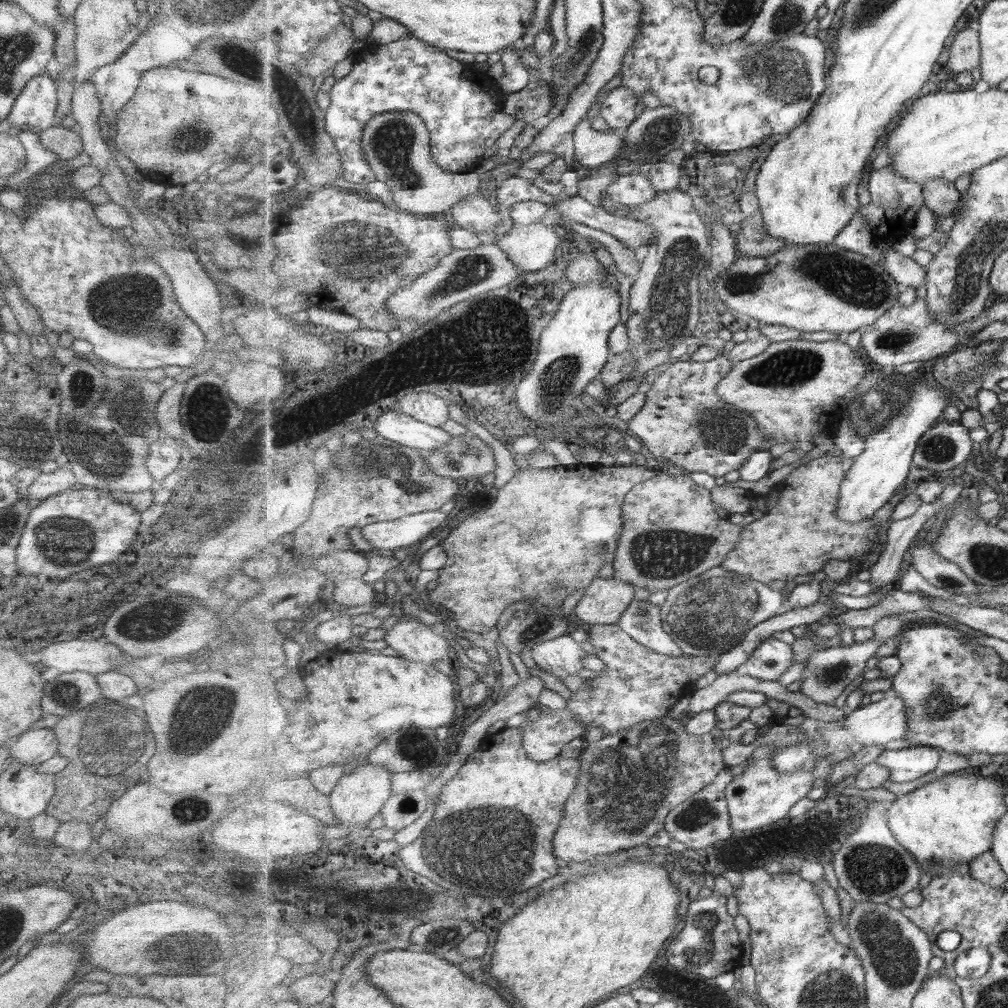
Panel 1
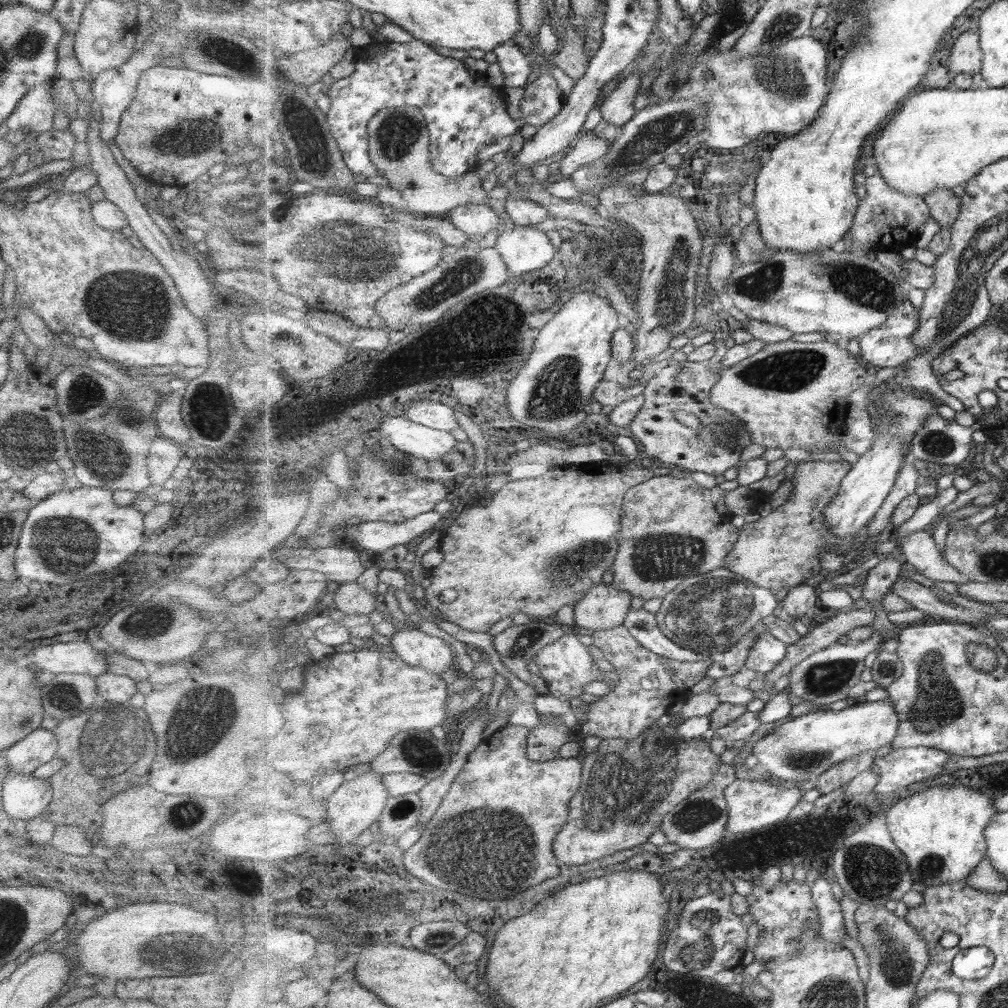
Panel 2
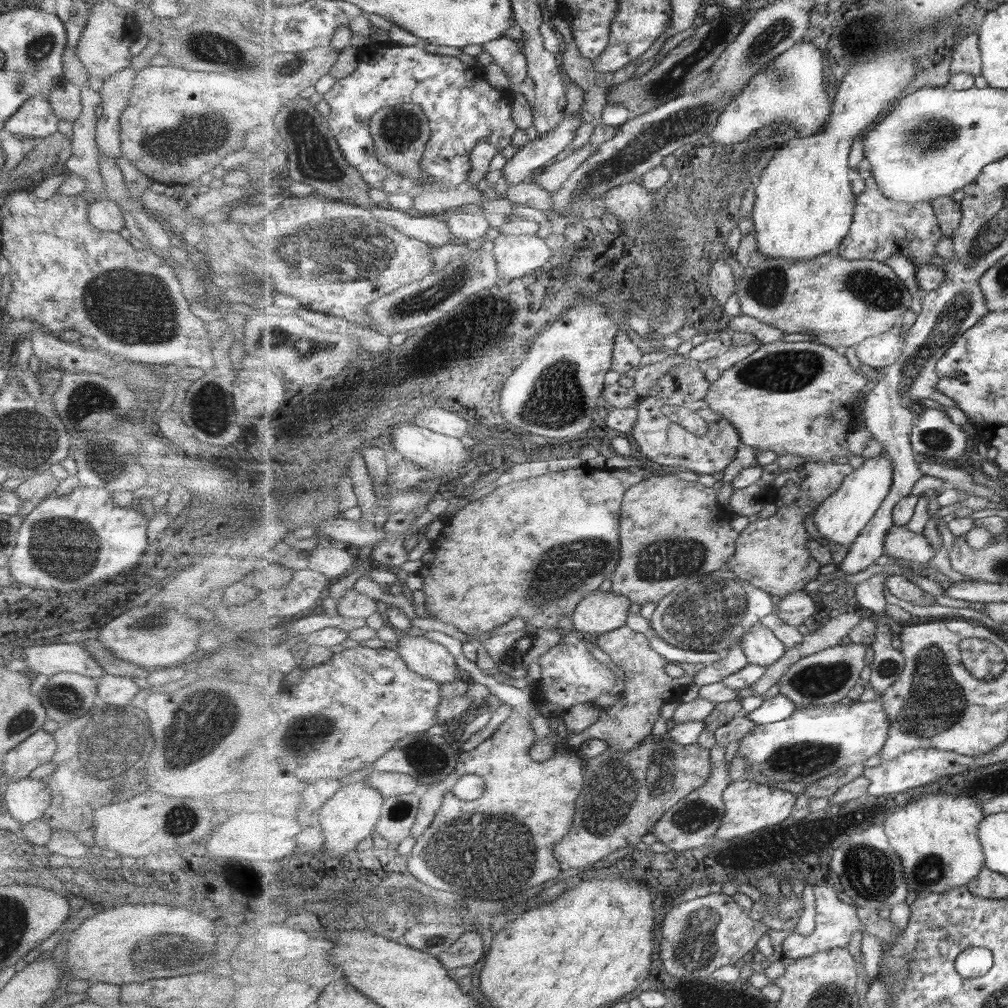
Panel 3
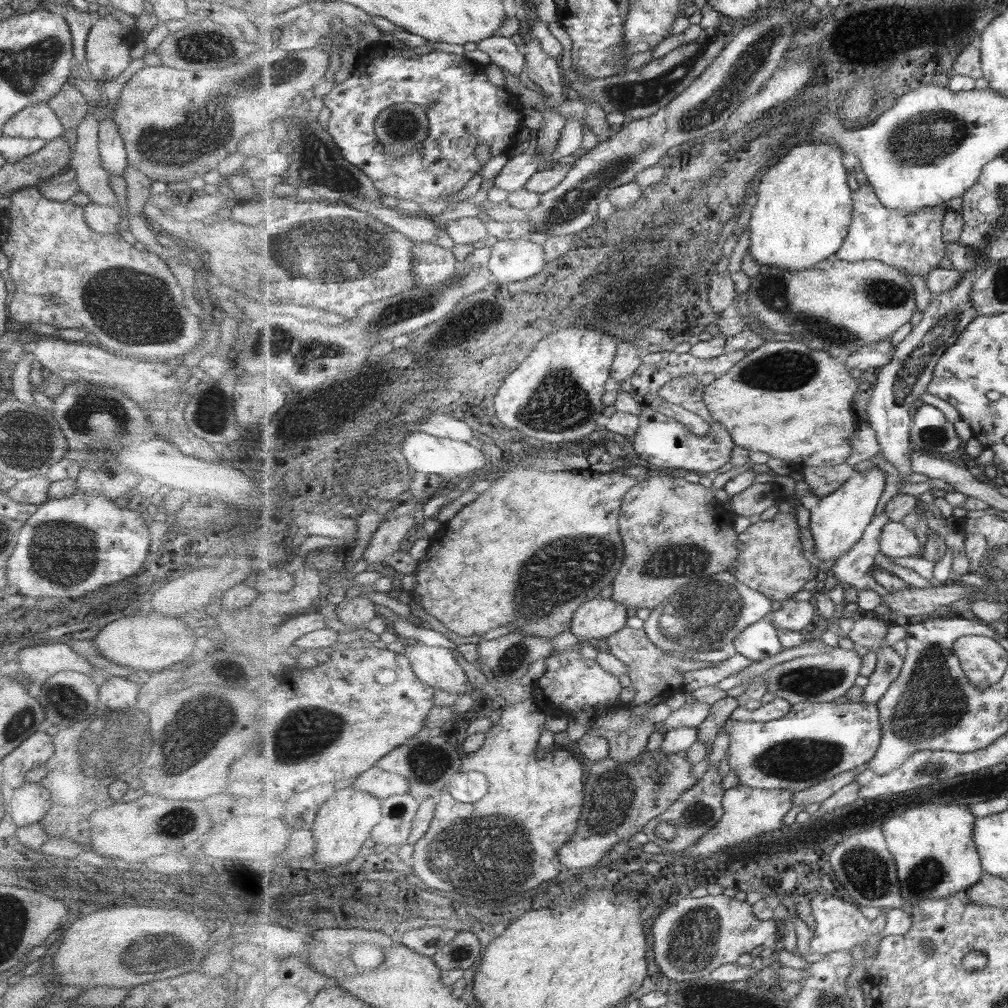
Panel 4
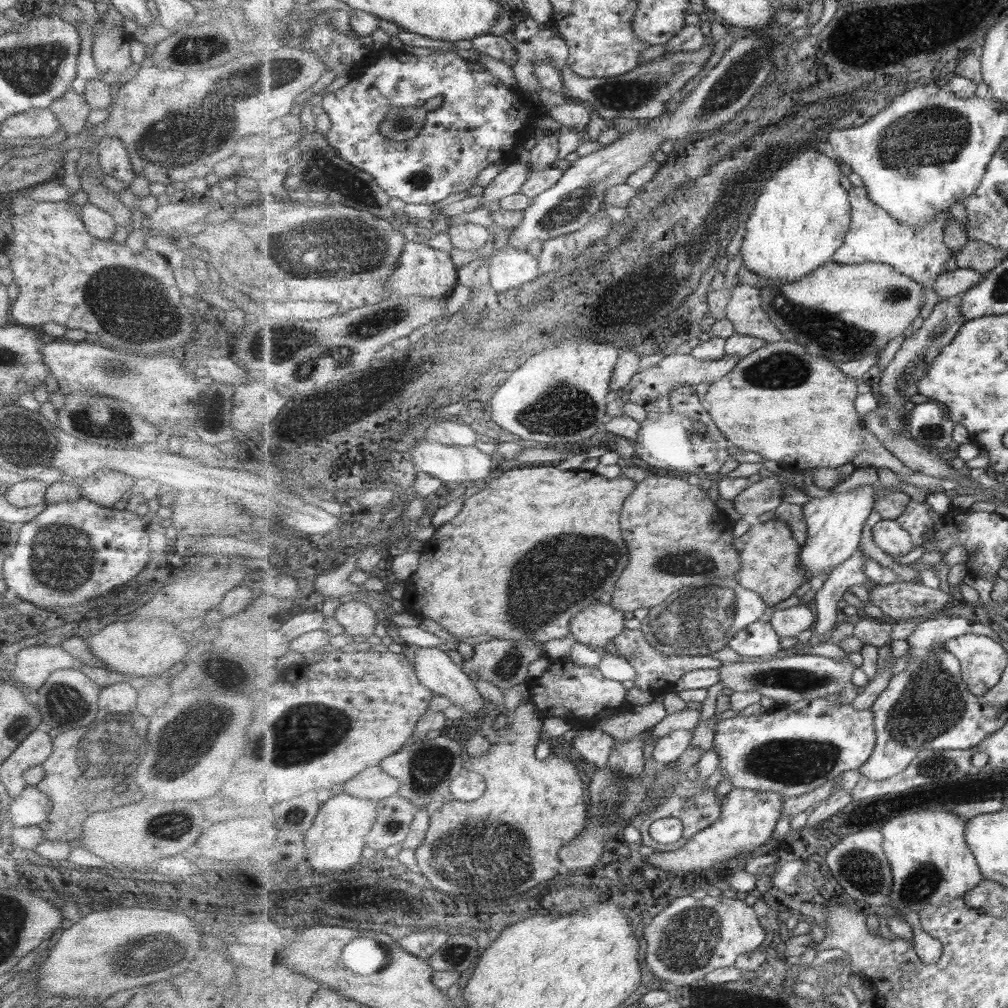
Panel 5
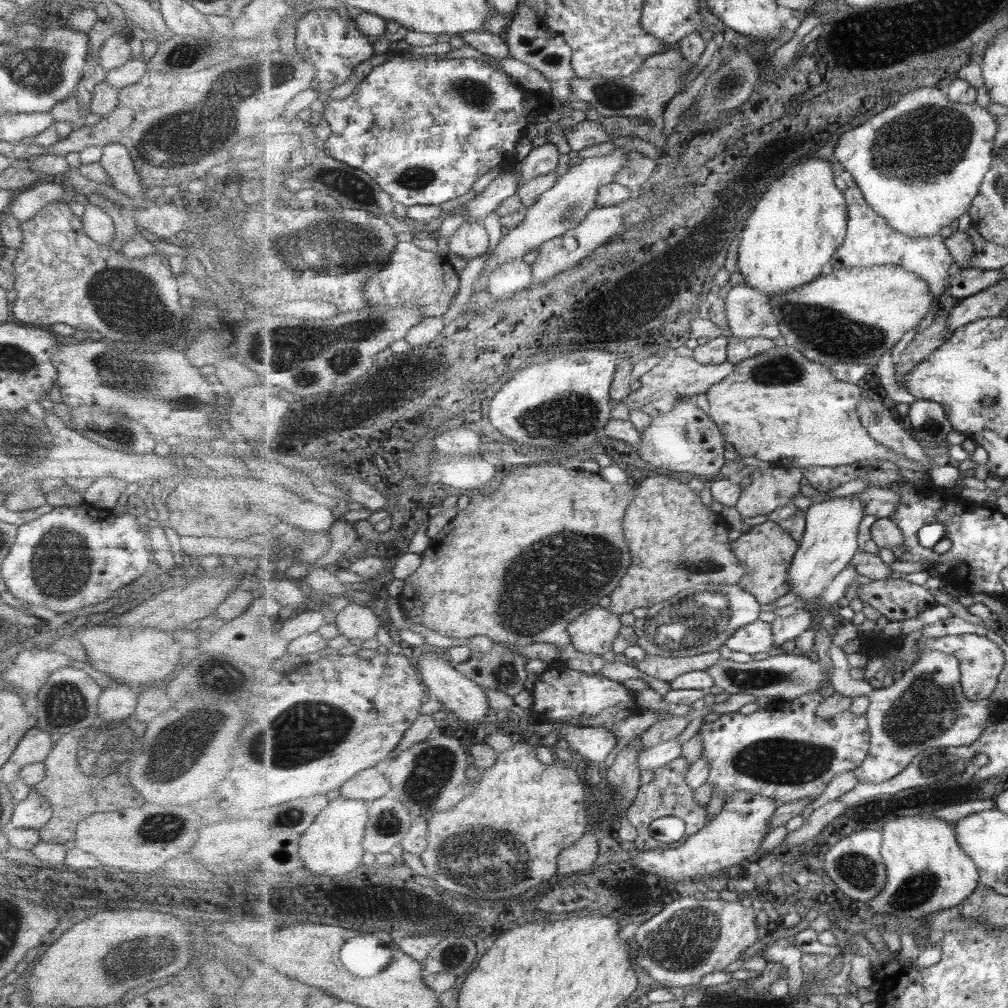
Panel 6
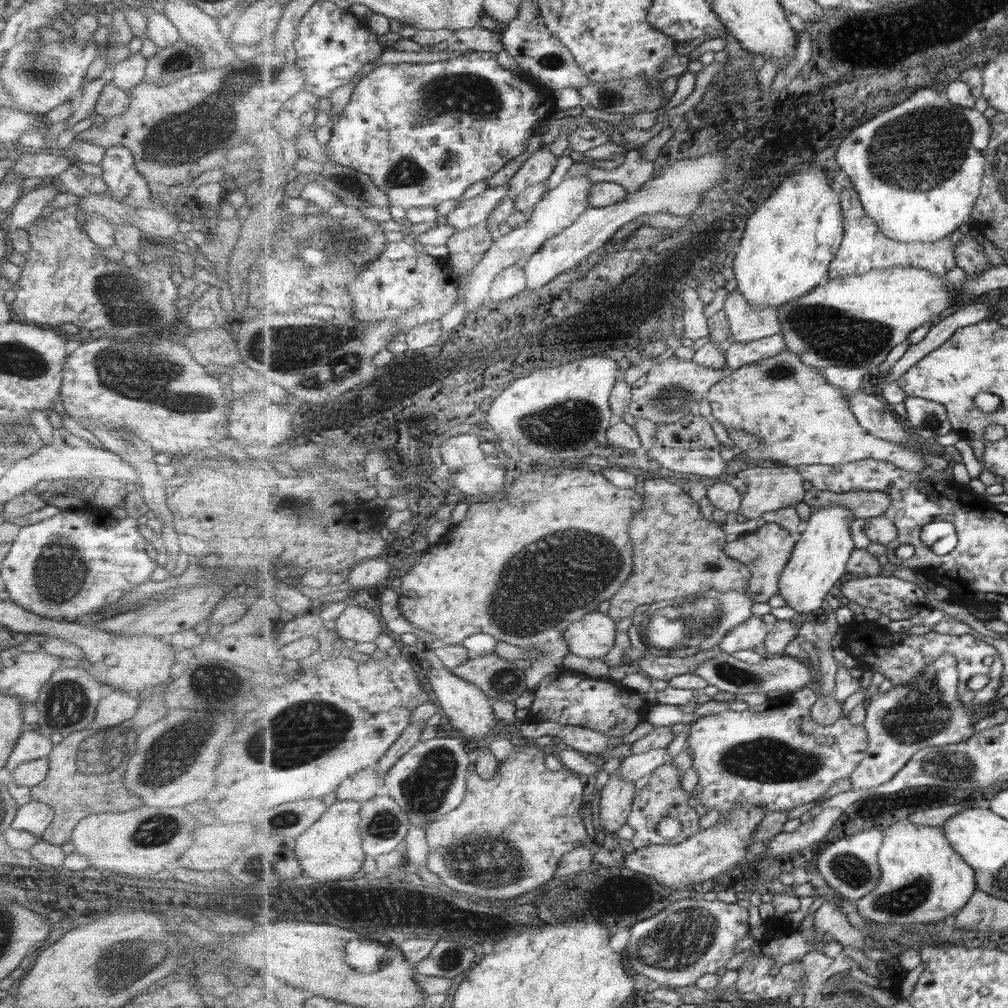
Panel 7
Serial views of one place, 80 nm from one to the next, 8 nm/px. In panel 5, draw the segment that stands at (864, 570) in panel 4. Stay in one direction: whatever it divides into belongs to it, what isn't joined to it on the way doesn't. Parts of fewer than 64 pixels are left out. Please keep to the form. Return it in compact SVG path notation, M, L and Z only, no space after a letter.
M856 552L849 560L840 564L831 571L828 579L823 584L817 585L815 606L817 609L817 622L815 622L814 634L821 636L837 628L841 622L841 610L839 600L843 599L845 592L852 586L867 586L868 576L865 574L865 554Z

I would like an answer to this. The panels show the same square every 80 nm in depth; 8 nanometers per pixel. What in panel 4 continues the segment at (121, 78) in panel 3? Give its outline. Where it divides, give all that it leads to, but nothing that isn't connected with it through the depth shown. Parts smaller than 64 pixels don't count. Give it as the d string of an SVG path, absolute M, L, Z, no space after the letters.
M111 113L107 114L105 118L98 122L97 130L97 149L100 164L103 169L108 172L108 175L123 176L123 170L127 160L123 150L123 144Z

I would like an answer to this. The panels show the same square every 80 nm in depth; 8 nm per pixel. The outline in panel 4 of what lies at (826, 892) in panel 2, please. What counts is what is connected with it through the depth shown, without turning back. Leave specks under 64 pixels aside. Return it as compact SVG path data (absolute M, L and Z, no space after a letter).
M818 894L811 900L812 914L817 922L814 936L810 942L809 952L827 955L828 953L850 953L855 946L863 949L873 934L875 922L861 915L859 905L847 903L841 897L829 894Z

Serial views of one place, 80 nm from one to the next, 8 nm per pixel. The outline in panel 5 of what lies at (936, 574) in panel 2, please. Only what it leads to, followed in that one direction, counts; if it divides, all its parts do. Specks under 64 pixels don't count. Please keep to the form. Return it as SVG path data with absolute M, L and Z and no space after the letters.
M883 519L871 529L874 542L889 555L909 554L916 546L907 529L899 524L898 519Z

